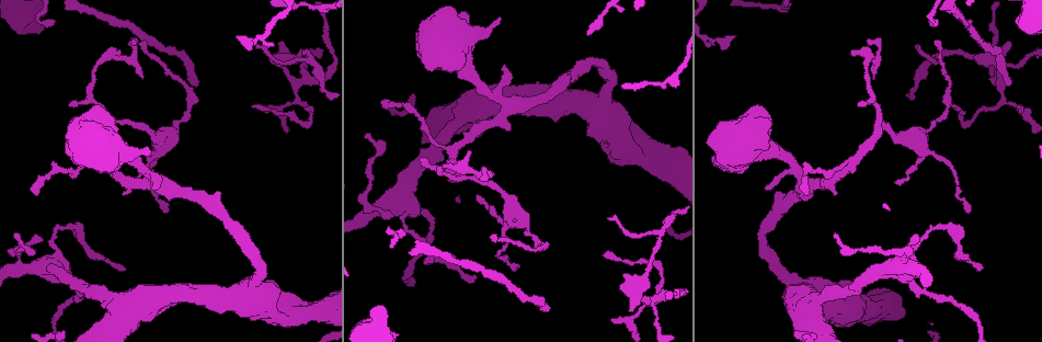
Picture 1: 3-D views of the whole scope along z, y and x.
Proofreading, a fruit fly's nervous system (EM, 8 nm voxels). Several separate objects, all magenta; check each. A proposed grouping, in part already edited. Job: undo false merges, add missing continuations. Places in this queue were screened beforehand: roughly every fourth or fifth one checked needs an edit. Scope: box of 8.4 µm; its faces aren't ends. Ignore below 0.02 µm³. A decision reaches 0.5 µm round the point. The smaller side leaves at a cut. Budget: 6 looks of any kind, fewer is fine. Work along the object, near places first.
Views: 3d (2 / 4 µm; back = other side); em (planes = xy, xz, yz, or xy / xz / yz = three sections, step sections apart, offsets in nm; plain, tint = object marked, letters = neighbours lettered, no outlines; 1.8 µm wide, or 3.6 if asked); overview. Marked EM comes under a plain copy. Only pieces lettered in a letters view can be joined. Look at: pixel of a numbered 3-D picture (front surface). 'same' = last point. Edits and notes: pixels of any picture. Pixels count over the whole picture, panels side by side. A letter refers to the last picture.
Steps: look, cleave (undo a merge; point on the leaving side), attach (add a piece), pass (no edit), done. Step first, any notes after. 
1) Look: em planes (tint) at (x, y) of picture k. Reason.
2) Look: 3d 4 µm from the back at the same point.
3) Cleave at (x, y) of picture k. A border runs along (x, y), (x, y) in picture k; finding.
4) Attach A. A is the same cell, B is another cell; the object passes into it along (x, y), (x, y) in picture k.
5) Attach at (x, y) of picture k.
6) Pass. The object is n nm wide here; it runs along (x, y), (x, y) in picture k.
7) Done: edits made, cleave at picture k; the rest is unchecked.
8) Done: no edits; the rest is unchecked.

Look: 3d 4 µm at (15, 234) of picture 1. Thin end.

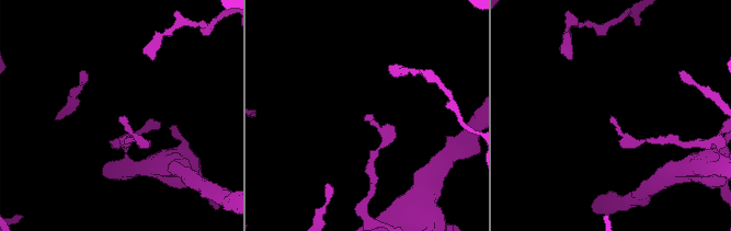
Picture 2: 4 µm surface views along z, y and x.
Look: em planes (letters) at (118, 117) of picture 2. Need the tissue.

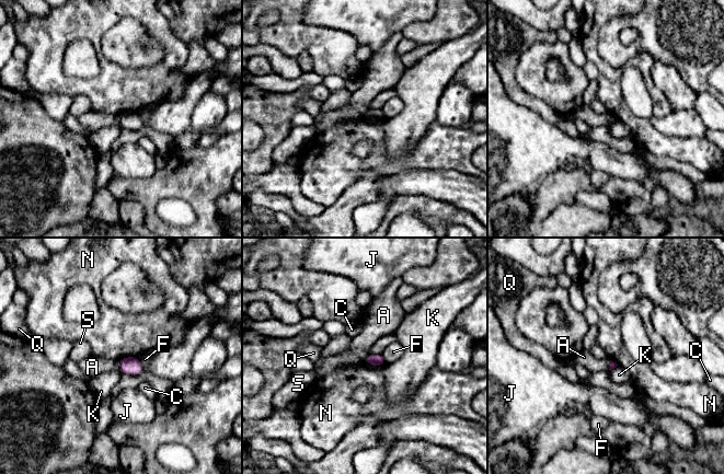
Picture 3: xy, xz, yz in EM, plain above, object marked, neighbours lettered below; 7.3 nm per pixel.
Pass. A, C, F, J, K, N, Q and S are other cells; a border runs along (118, 360), (119, 368) in picture 3; none of them fits.

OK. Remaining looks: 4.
Look: 3d 2 µm at (258, 45) of picture 1. Free end.

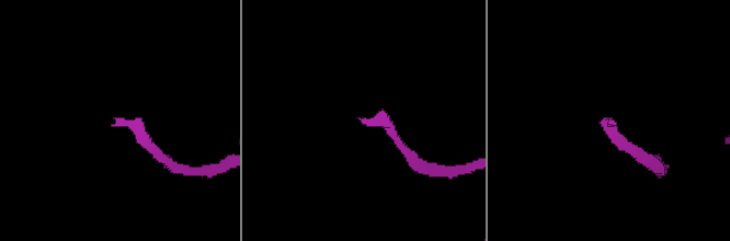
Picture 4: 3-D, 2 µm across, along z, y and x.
Look: em xz step 4 (tint) at (361, 120) of picture 4. Need the tissue.

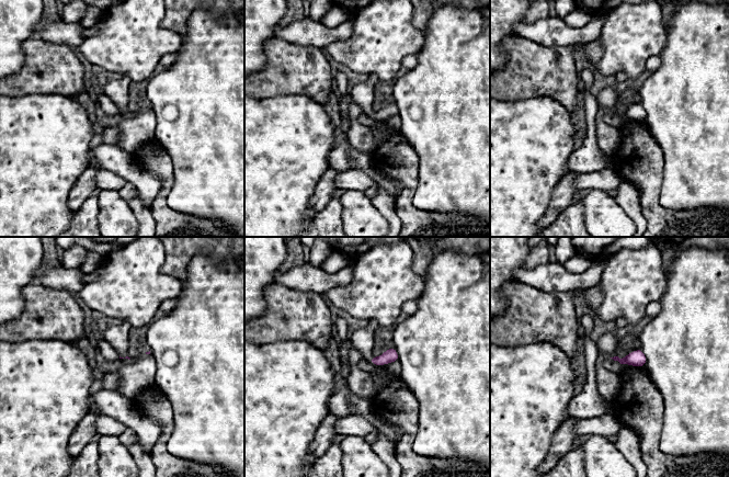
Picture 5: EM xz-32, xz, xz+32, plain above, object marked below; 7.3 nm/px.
Look: em xz step 4 (letters) at the same point.

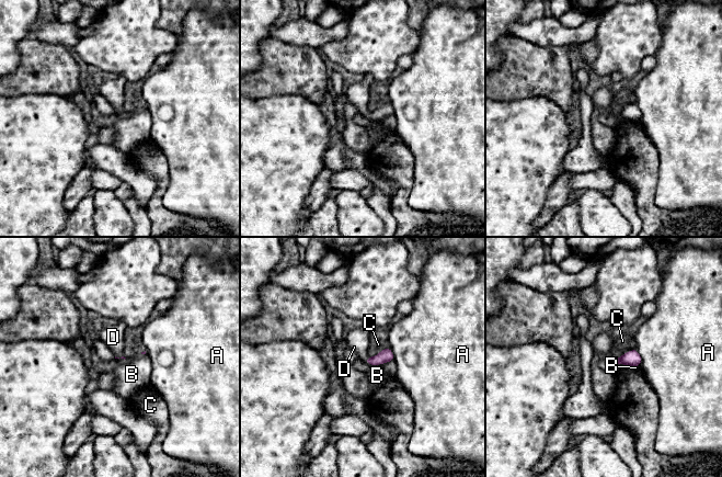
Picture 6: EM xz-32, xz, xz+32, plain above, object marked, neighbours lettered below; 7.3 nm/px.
Attach D. D is the same cell, A, B and C are other cells; the object passes into it along (385, 355), (367, 358), (359, 340) in picture 6; the cell continues.

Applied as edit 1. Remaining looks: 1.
Look: em yz step 8 (letters) at (1002, 87) of picture 1. Thin neck.

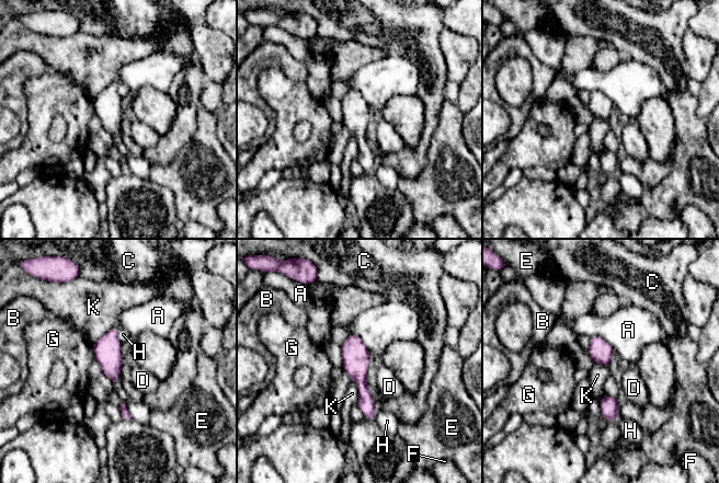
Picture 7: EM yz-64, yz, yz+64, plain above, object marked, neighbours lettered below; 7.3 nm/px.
Pass. The longest contact is with H, 300 nm; A, B, C, D, E, F, G, H and K are other cells; a border runs along (351, 379), (357, 389), (355, 403) in picture 7; one cell here.

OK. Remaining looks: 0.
Done: edits made, attach at picture 6; the rest is unchecked.

